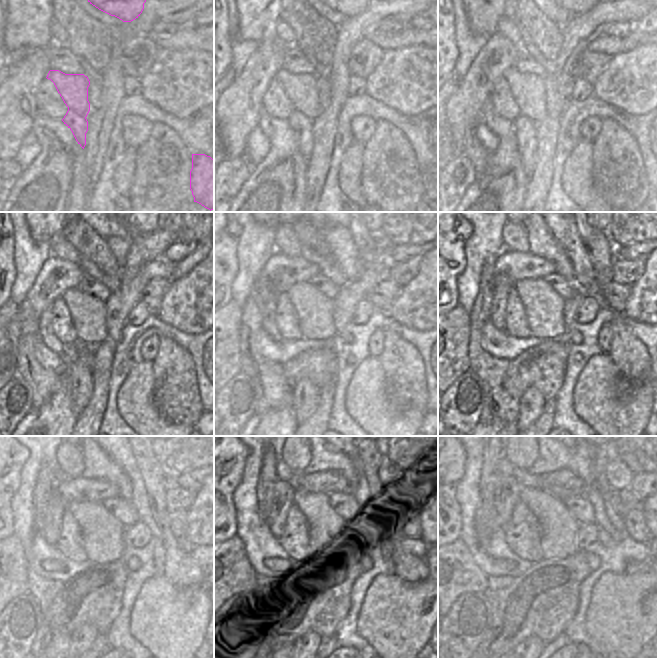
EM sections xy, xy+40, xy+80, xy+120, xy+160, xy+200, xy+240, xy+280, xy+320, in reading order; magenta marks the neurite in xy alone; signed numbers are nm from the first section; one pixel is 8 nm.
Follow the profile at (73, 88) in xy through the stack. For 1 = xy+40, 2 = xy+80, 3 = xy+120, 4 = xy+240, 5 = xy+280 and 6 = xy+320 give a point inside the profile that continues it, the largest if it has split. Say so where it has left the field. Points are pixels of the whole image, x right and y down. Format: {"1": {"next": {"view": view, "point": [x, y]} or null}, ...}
{"1": {"next": {"view": "xy+40", "point": [301, 90]}}, "2": {"next": {"view": "xy+80", "point": [527, 89]}}, "3": {"next": {"view": "xy+120", "point": [88, 313]}}, "4": {"next": {"view": "xy+240", "point": [102, 535]}}, "5": {"next": {"view": "xy+280", "point": [330, 531]}}, "6": {"next": {"view": "xy+320", "point": [559, 527]}}}

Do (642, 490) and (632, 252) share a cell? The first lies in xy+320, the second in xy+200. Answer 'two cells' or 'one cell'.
one cell

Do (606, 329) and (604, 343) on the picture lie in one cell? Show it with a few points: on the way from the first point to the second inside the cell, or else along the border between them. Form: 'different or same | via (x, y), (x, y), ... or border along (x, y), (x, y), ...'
same | via (605, 332), (604, 340)

